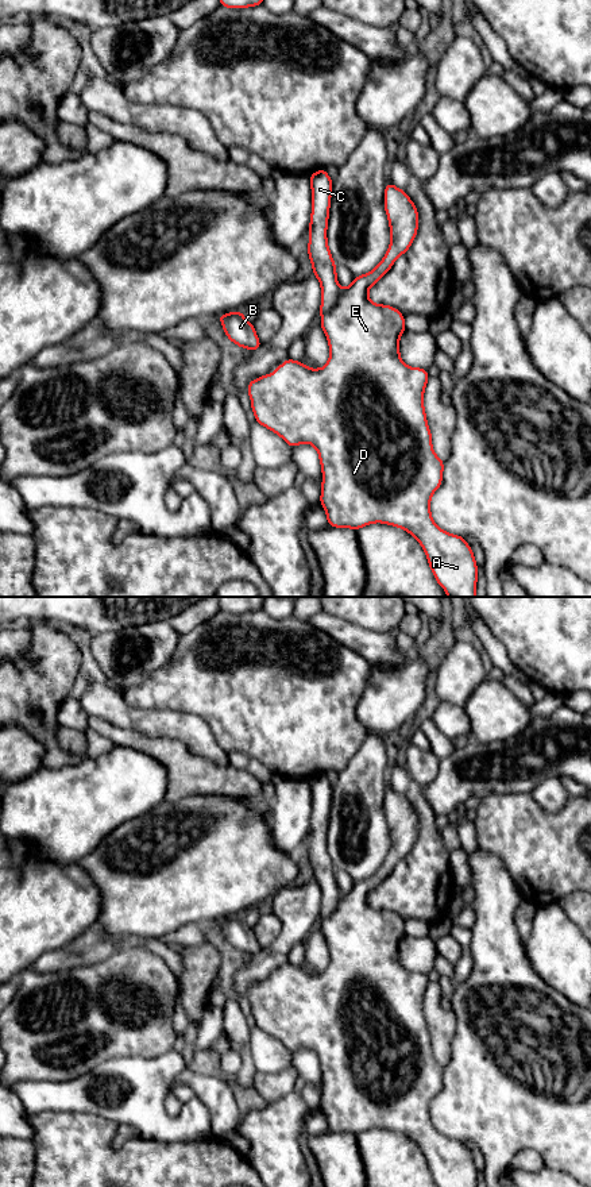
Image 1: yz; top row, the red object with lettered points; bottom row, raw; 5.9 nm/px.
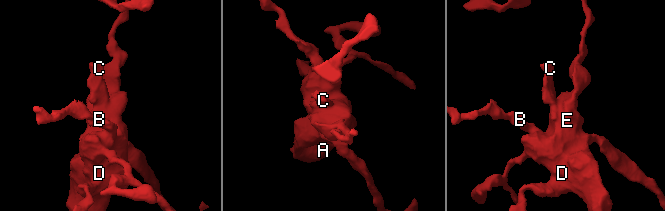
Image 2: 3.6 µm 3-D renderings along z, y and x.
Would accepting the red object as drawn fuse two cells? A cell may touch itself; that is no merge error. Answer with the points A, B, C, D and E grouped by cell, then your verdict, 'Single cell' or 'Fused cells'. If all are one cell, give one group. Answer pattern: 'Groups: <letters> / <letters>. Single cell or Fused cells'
Groups: A B D E / C. Fused cells

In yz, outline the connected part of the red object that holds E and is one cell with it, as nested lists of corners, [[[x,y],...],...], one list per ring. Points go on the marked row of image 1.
[[[391,182],[385,188],[385,209],[391,232],[385,258],[370,273],[355,277],[347,289],[340,290],[333,308],[321,313],[320,327],[331,350],[327,365],[322,369],[309,369],[304,362],[287,358],[274,374],[252,379],[247,392],[256,423],[279,435],[291,448],[309,443],[317,450],[322,470],[320,502],[327,512],[328,525],[358,531],[372,523],[383,523],[402,528],[418,540],[436,581],[448,597],[476,597],[478,566],[471,547],[464,537],[440,529],[430,516],[430,497],[441,485],[444,462],[433,451],[424,409],[428,370],[409,367],[399,357],[399,336],[406,331],[403,315],[368,298],[368,289],[409,250],[418,228],[416,205]]]

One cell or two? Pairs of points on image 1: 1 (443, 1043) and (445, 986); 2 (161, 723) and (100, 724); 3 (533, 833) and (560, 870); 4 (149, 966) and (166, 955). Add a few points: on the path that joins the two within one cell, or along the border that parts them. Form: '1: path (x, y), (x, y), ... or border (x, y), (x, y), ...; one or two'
1: border (437, 981), (441, 1006), (448, 1012); two
2: border (89, 716), (97, 716), (115, 725), (143, 732); two
3: path (533, 843), (551, 860); one
4: border (143, 945), (163, 960), (177, 985); two

